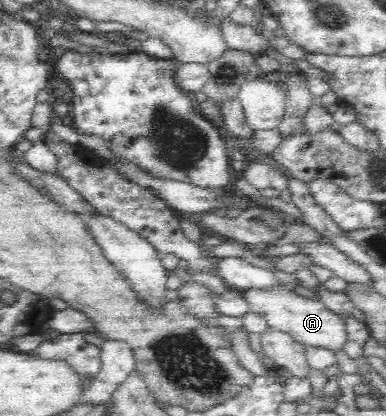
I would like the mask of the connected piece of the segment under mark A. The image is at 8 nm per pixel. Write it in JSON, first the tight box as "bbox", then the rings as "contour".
{"bbox":[242,286,345,350],"contour":[[[282,286],[251,288],[242,292],[249,312],[263,316],[269,327],[290,334],[293,340],[306,347],[323,347],[341,350],[345,346],[345,319],[331,312],[319,299],[312,295]]]}

